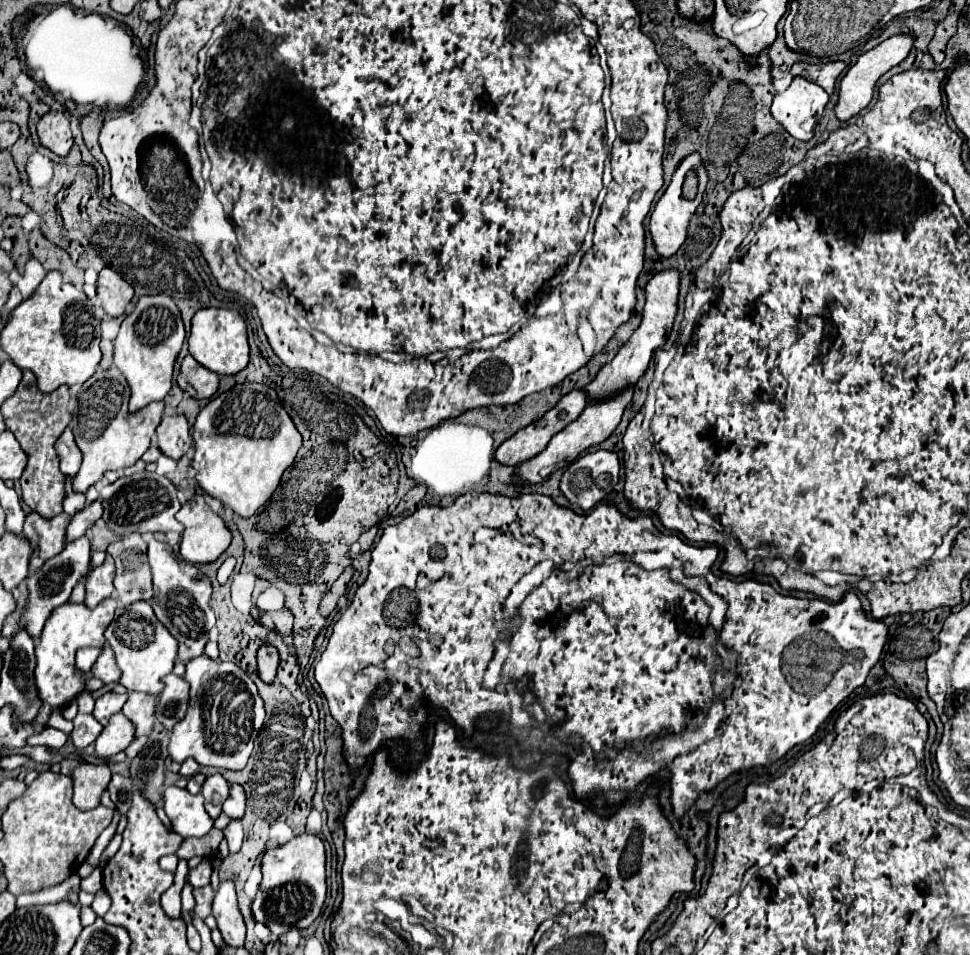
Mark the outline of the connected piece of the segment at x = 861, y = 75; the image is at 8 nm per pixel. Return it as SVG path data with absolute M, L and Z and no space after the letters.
M899 33L899 35L893 35L889 39L885 39L881 45L877 45L875 49L863 53L855 65L849 67L849 71L845 73L845 77L841 79L841 89L839 89L839 103L835 107L835 115L841 119L841 121L847 121L851 117L855 117L861 109L865 109L873 95L875 95L875 87L877 87L877 81L881 75L885 75L889 69L893 69L895 65L899 65L907 55L909 51L913 49L913 41L915 37L913 35L905 35L905 33Z

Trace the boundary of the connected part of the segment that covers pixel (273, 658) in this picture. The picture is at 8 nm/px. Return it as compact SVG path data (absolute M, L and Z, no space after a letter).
M263 645L257 653L257 663L259 663L259 677L265 683L273 683L277 677L277 667L279 667L279 653L271 645Z

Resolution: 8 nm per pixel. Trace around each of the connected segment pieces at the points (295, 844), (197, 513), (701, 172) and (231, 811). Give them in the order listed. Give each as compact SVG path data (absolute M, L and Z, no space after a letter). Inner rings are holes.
M303 833L265 853L263 881L251 911L257 921L273 931L273 935L283 935L289 929L307 929L321 915L325 893L325 845L317 835Z
M203 495L189 499L177 513L185 525L181 541L181 557L189 563L211 563L231 543L231 533L223 519L211 511Z
M697 151L691 153L691 155L687 155L687 157L679 163L679 167L677 167L677 171L673 173L673 179L671 179L667 191L665 191L663 197L657 201L655 211L653 211L653 215L651 215L649 231L651 231L651 237L653 237L653 241L655 241L655 247L657 247L659 257L671 257L671 255L685 243L689 219L695 215L697 207L701 205L707 183L709 183L709 173L707 173L707 165L705 165L703 157L701 157ZM689 169L697 169L697 175L699 175L699 193L697 193L697 197L695 197L693 201L689 201L689 199L683 197L683 179L685 179L685 175L687 175Z
M239 783L231 785L229 797L223 803L223 813L229 815L231 819L241 819L243 817L243 813L245 813L245 791Z

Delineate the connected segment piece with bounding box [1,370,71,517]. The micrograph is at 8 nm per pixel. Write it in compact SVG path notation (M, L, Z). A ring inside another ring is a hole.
M23 370L23 376L19 383L19 389L15 395L11 395L3 407L1 413L5 417L7 429L15 435L19 441L21 449L27 455L27 465L21 475L21 491L23 491L23 501L43 517L55 517L57 513L63 511L63 485L65 485L65 475L59 469L59 457L55 453L55 441L59 435L65 431L67 423L71 421L69 413L69 387L61 385L59 389L51 393L43 393L37 387L36 378L29 370Z

